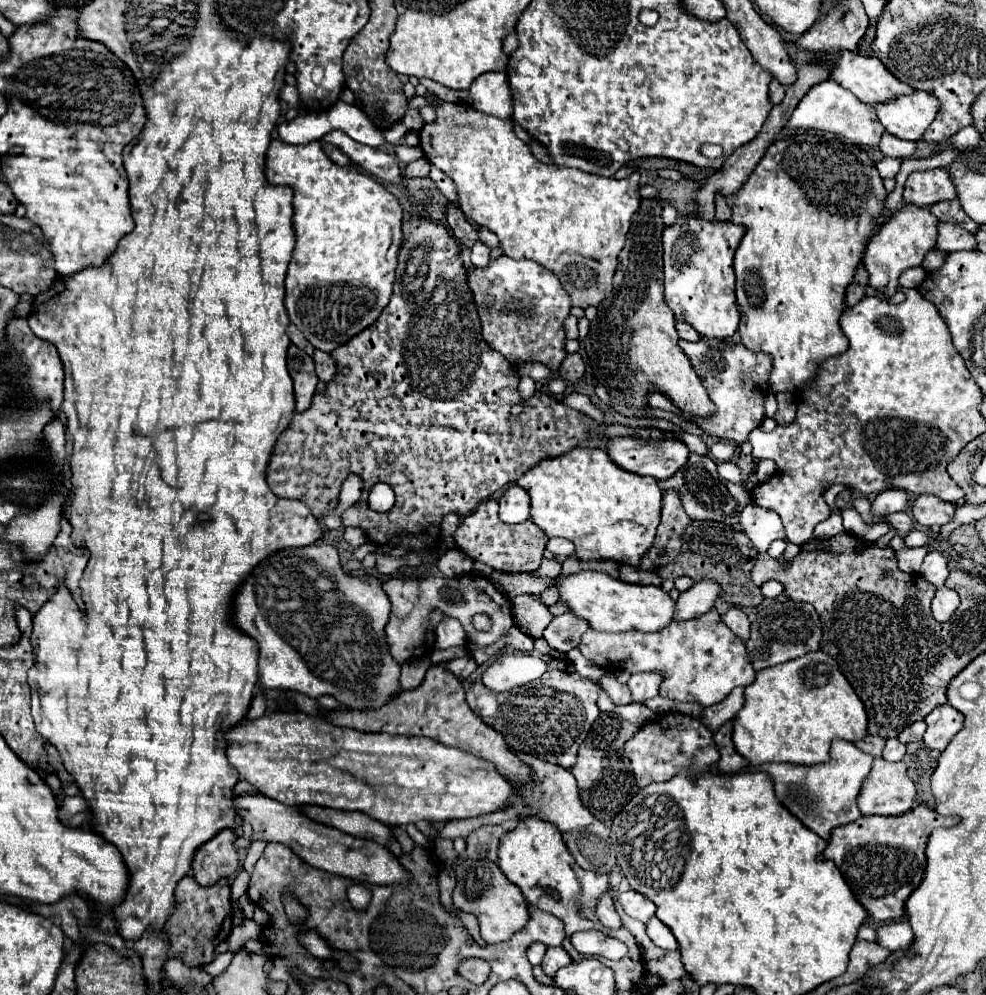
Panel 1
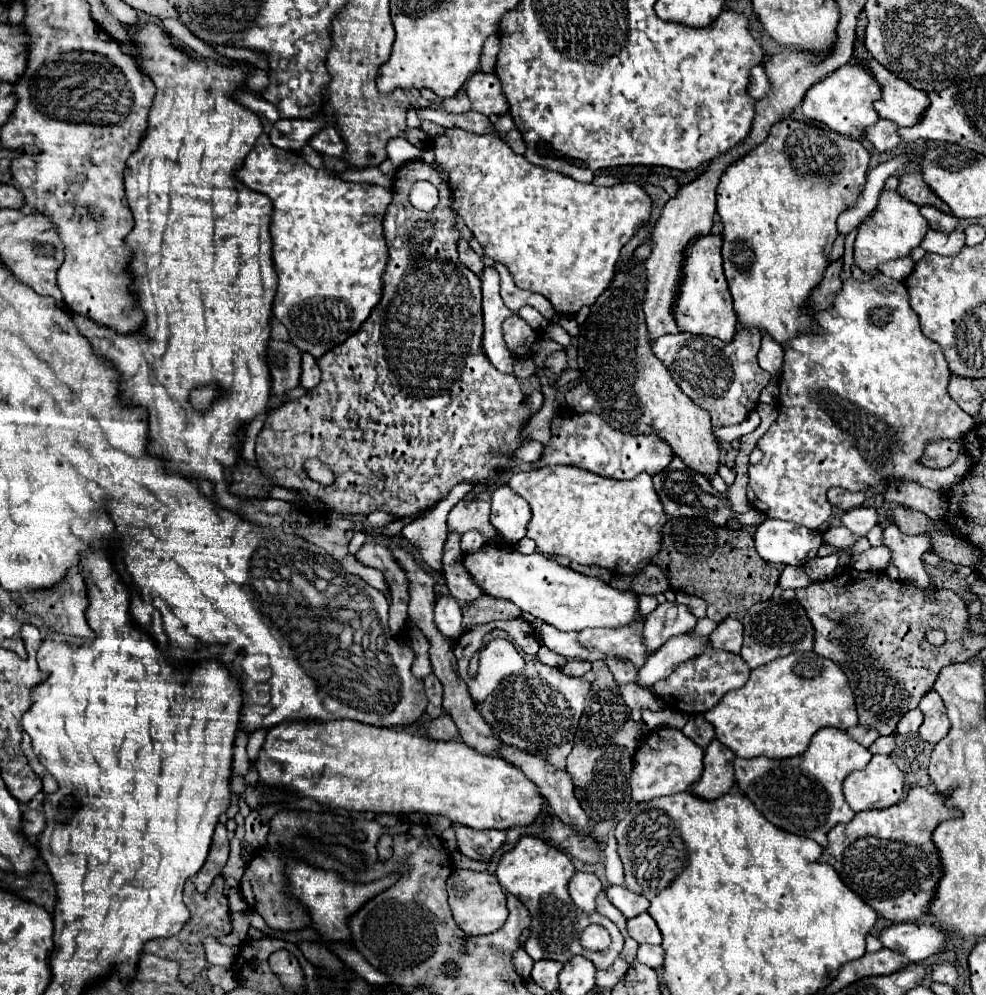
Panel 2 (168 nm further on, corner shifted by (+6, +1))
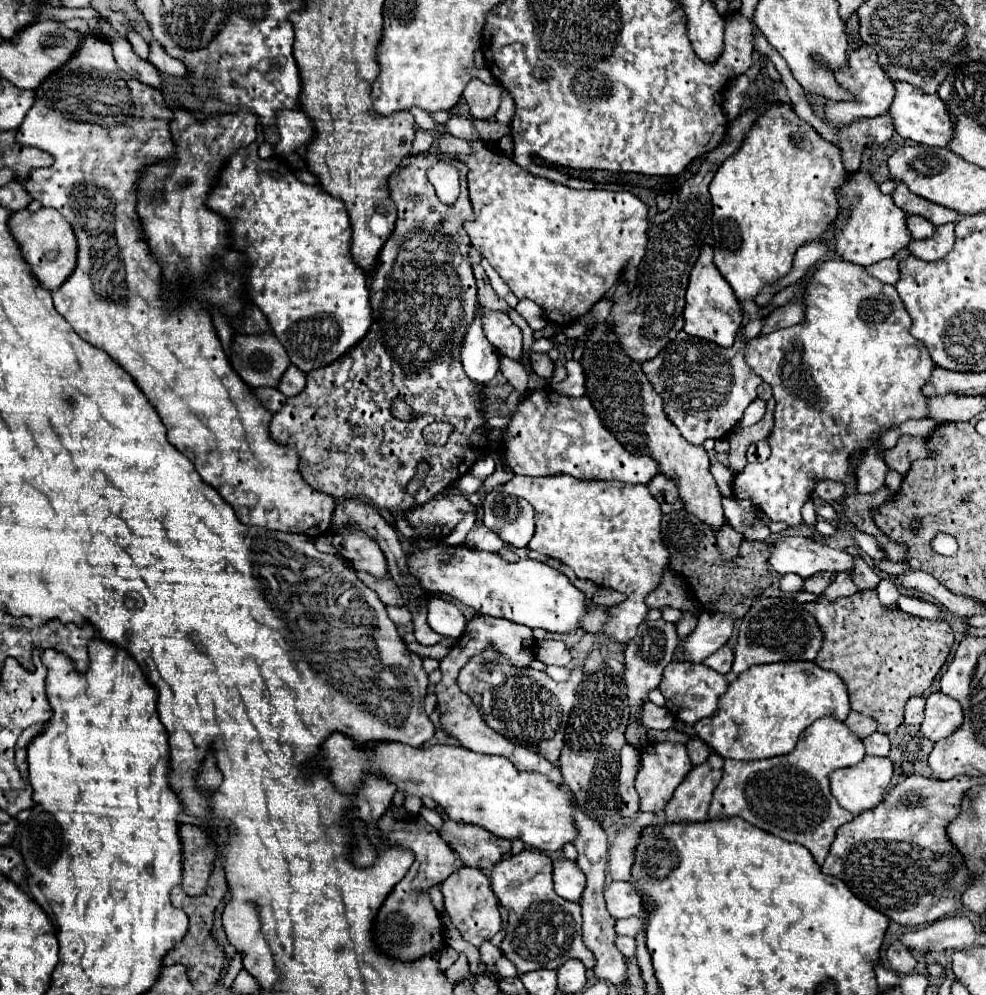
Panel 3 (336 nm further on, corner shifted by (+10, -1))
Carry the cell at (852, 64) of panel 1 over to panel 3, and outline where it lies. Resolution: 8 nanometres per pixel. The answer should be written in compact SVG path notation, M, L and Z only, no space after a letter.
M895 82L897 88L897 96L889 108L893 122L895 122L895 130L901 138L909 138L917 144L925 144L925 146L941 146L945 148L951 138L953 138L953 122L951 116L945 108L945 104L941 102L941 98L937 94L925 94L923 90L905 84L905 82Z

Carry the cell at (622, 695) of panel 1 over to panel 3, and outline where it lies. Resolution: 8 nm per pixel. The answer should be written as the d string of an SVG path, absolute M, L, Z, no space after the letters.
M653 702L643 708L643 724L655 730L671 730L675 718L667 712L667 708L659 708Z

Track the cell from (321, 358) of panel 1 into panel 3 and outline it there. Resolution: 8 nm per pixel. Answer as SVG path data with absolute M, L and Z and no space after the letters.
M289 366L283 374L283 380L277 384L277 390L283 396L297 396L305 388L305 374L299 368Z

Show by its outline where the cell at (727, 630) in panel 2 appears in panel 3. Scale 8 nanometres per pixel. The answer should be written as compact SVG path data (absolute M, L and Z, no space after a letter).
M723 646L719 648L715 654L711 654L709 658L703 660L703 664L715 672L721 672L721 674L729 674L731 672L731 664L733 664L733 650L731 646Z

